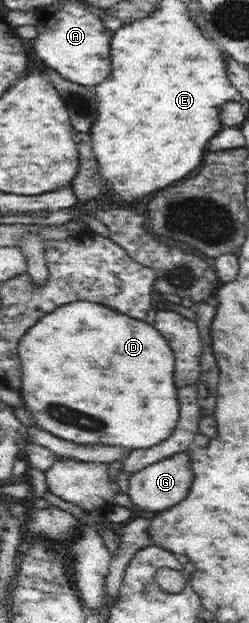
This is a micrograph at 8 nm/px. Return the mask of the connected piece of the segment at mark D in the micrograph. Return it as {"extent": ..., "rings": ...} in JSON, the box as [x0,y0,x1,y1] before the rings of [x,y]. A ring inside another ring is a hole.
{"extent":[17,300,179,450],"rings":[[[75,300],[64,304],[60,308],[55,308],[54,312],[49,312],[48,316],[42,316],[36,324],[33,324],[27,331],[26,336],[19,340],[17,354],[21,363],[21,397],[24,398],[23,406],[32,414],[35,422],[42,429],[48,430],[52,434],[64,440],[70,440],[78,444],[120,444],[130,450],[151,447],[161,440],[167,439],[174,430],[179,417],[178,399],[176,396],[176,386],[174,386],[174,354],[164,340],[164,336],[148,322],[134,320],[130,316],[124,316],[104,304],[98,304],[86,300]]]}

